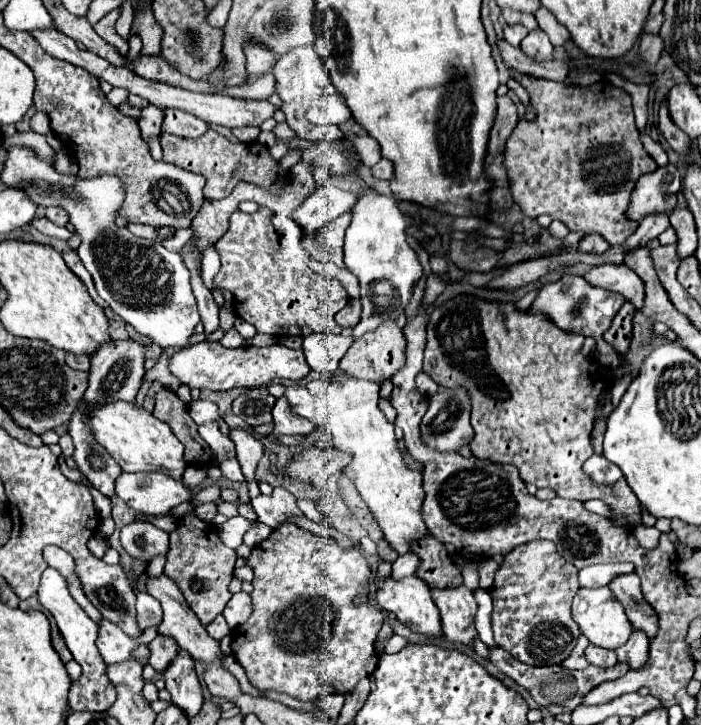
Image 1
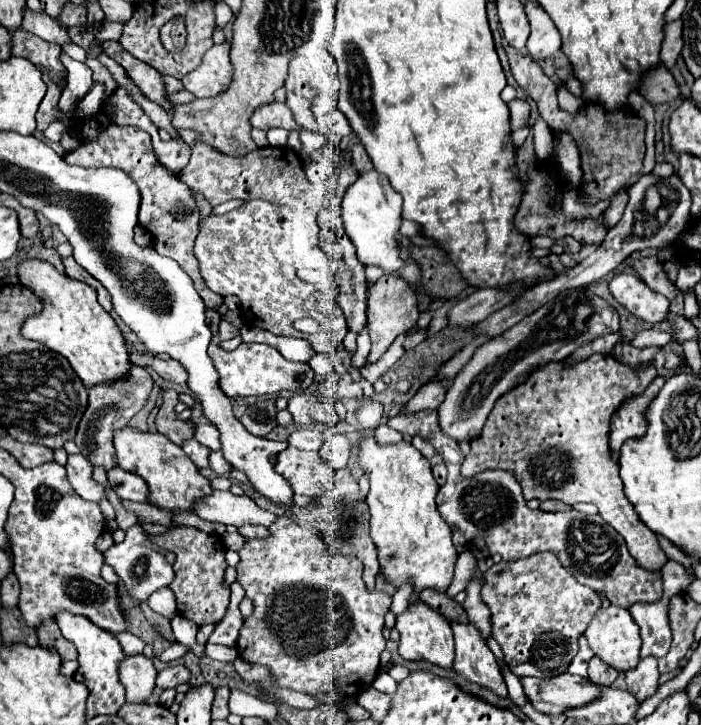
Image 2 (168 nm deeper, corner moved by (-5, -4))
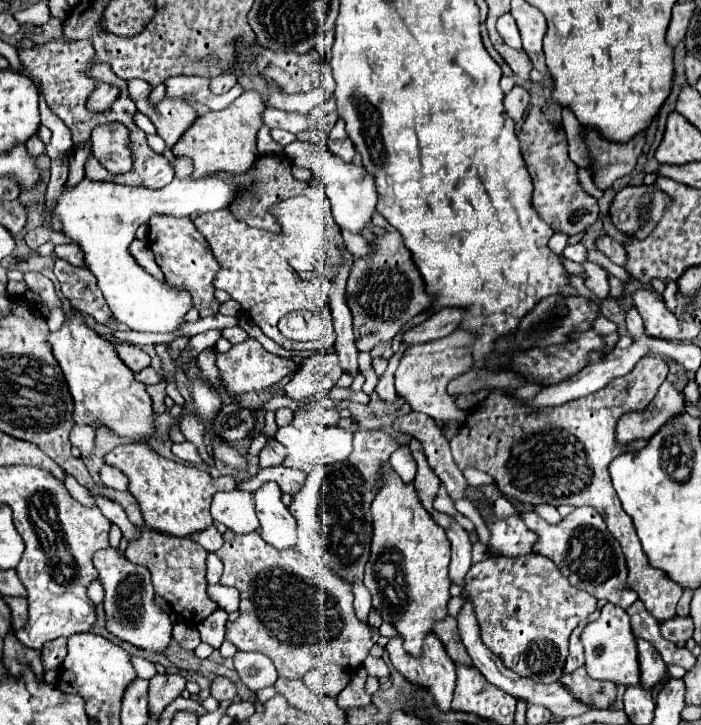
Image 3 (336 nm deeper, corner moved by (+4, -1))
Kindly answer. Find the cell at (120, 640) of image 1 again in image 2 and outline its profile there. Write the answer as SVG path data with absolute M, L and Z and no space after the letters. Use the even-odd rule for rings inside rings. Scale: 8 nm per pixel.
M145 654L125 656L123 666L119 668L119 676L121 684L125 686L125 702L143 704L155 688L157 670Z

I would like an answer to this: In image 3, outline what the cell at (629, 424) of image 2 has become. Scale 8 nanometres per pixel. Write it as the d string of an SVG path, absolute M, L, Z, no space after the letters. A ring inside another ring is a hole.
M666 381L646 411L628 411L622 419L618 419L618 445L632 443L634 439L650 439L672 415L678 415L678 411L684 411L684 397L672 383Z

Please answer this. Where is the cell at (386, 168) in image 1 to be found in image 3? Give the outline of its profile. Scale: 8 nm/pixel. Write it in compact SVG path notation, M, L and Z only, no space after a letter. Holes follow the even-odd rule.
M294 141L284 147L284 153L292 159L294 165L310 169L316 177L322 179L330 205L332 205L332 217L340 231L350 231L350 233L362 233L370 221L372 215L376 213L378 205L378 187L374 183L374 177L362 167L354 163L342 163L336 159L326 145L314 145L314 143L304 143L304 141Z

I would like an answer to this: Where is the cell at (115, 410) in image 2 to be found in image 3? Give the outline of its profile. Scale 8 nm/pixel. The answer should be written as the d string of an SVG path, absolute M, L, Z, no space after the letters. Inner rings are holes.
M146 367L146 369L140 371L140 373L136 373L134 377L137 381L144 383L144 385L160 383L160 375L158 375L154 369L150 369L150 367Z

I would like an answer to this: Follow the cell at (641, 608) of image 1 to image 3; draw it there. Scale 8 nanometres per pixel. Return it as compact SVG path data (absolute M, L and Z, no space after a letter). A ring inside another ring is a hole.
M636 639L638 645L638 661L642 667L642 679L640 683L648 689L652 689L656 683L664 679L666 673L666 663L662 661L662 655L646 641L646 639Z

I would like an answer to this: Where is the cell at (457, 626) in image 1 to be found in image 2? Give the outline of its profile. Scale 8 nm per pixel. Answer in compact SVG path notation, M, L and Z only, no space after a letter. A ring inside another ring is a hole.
M451 624L455 634L455 670L465 680L489 688L499 698L507 698L507 684L489 646L479 638L475 626Z

